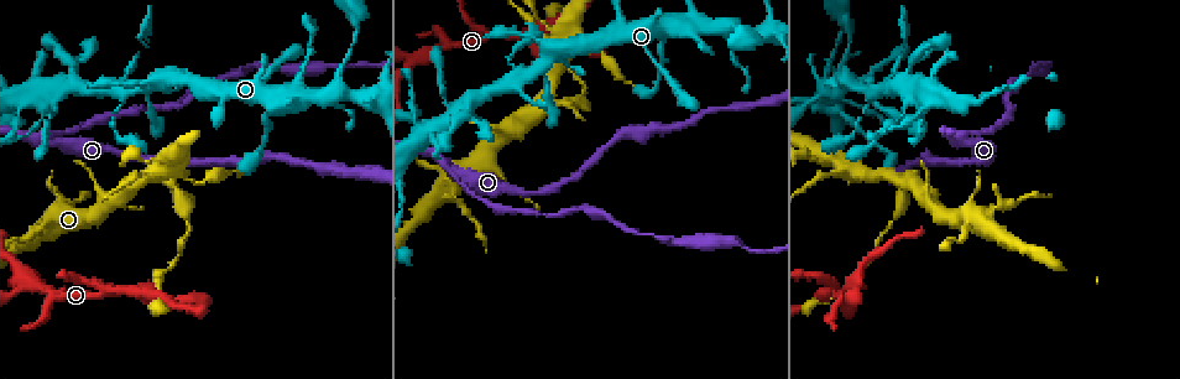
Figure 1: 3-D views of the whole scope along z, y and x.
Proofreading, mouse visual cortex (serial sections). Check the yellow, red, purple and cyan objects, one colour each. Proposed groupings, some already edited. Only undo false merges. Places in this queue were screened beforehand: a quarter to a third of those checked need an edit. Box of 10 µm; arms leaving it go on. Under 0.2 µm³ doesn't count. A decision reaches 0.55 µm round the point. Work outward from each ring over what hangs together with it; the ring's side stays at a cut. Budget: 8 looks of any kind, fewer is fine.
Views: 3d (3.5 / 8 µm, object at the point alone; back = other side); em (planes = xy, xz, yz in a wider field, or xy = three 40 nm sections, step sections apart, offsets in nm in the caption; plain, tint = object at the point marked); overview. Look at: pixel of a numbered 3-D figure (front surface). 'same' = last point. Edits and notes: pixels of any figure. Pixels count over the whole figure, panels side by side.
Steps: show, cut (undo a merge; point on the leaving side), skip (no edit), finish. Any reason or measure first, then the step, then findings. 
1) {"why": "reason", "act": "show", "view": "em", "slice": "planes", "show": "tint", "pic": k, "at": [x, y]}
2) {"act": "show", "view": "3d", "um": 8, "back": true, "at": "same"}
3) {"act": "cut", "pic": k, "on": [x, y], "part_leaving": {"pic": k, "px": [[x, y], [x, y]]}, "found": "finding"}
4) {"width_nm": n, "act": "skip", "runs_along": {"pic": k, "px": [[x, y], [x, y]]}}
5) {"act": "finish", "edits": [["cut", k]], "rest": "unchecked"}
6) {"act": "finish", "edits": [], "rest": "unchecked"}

{"act": "show", "view": "3d", "um": 3.5, "back": true, "pic": 1, "at": [331, 93]}

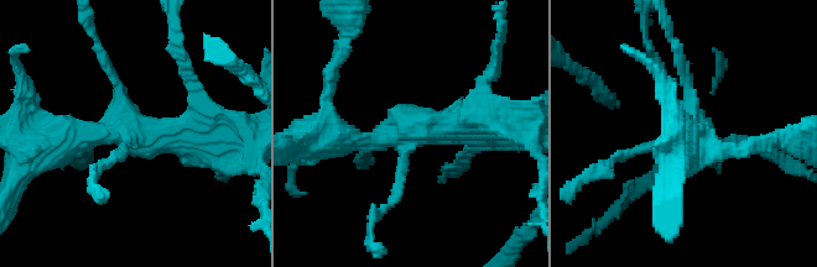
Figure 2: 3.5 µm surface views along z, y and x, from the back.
{"act": "show", "view": "em", "slice": "xy", "step": 1, "show": "tint", "pic": 2, "at": [411, 128]}

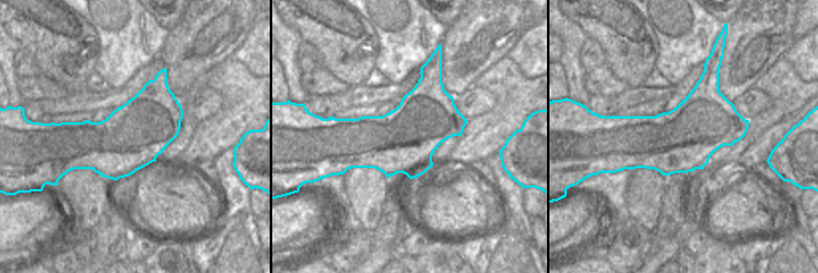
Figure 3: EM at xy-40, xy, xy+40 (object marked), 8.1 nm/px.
{"width_nm": 500, "act": "skip", "runs_along": {"pic": 2, "px": [[489, 124], [329, 136]]}, "found": "all the same cell"}

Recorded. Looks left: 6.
{"why": "sudden change in width", "act": "show", "view": "3d", "um": 3.5, "pic": 1, "at": [451, 166]}

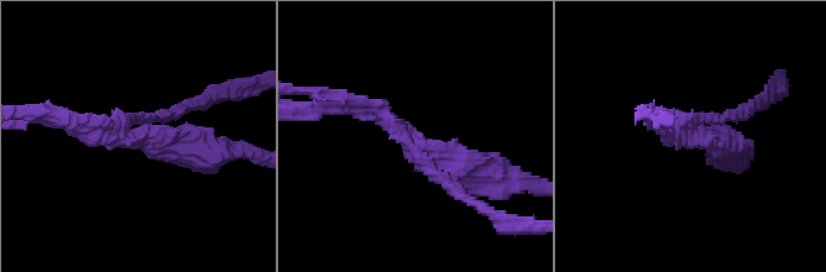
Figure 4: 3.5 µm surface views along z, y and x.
{"arms": 3, "arm_widths_nm": [150, 200, 400], "act": "show", "view": "em", "slice": "xy", "step": 3, "show": "tint", "pic": 4, "at": [693, 140]}

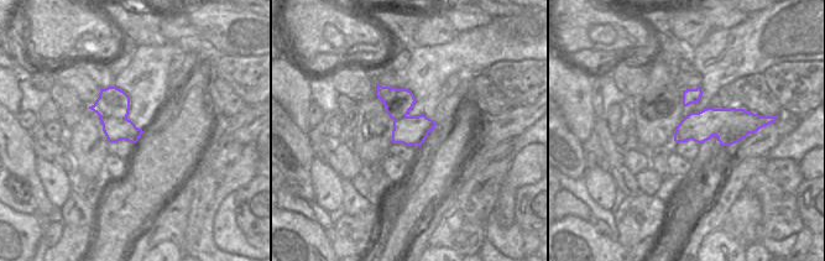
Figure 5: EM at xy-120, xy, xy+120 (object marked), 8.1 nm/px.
{"act": "cut", "pic": 4, "on": [742, 116], "part_leaving": {"pic": 4, "px": [[709, 123], [743, 115], [778, 89]]}, "found": "two cells meet here"}

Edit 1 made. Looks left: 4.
{"act": "finish", "edits": [["cut", 4]], "rest": "unchecked"}

